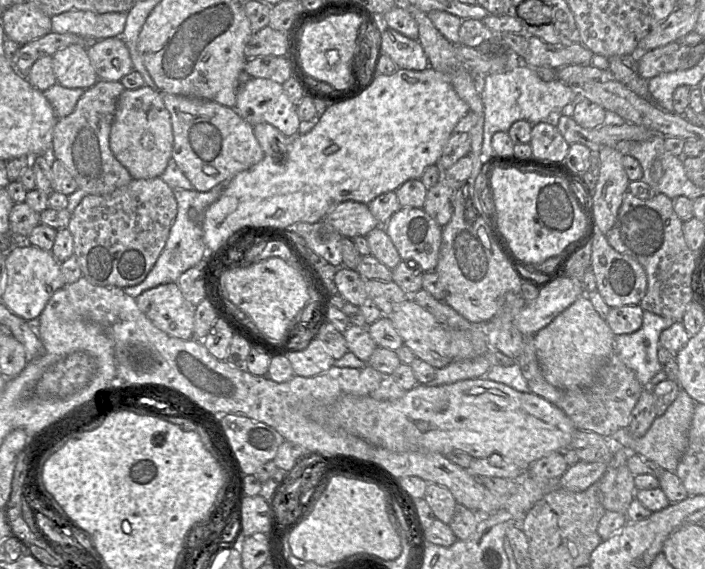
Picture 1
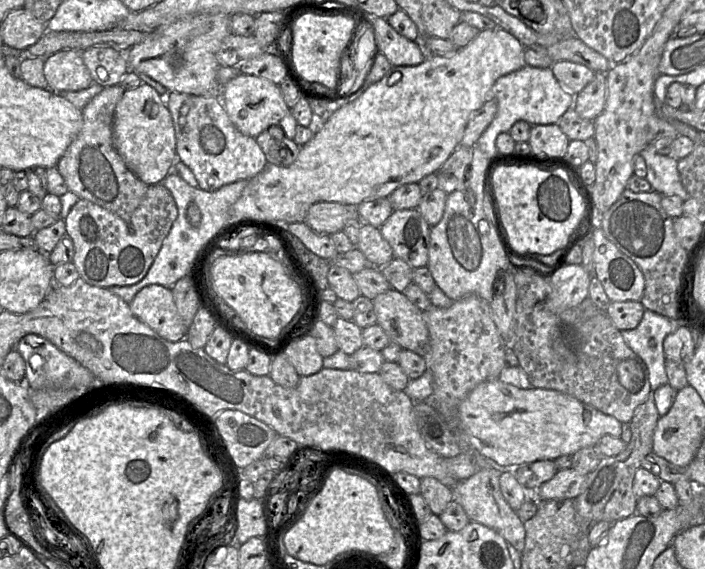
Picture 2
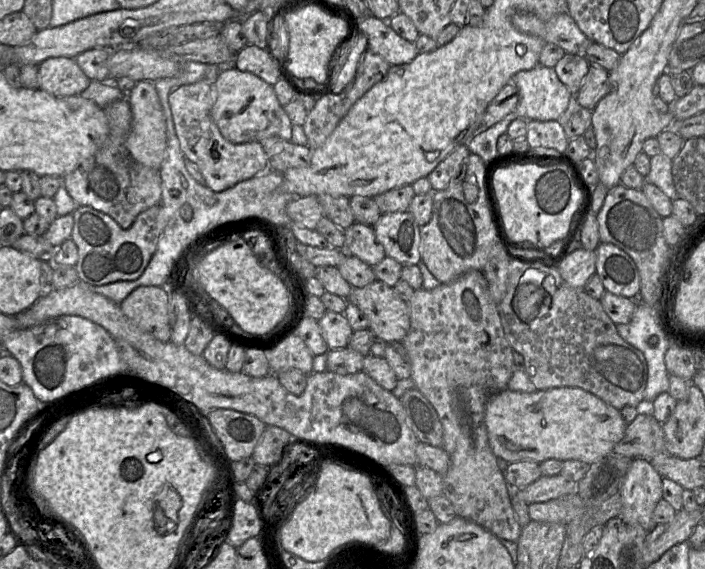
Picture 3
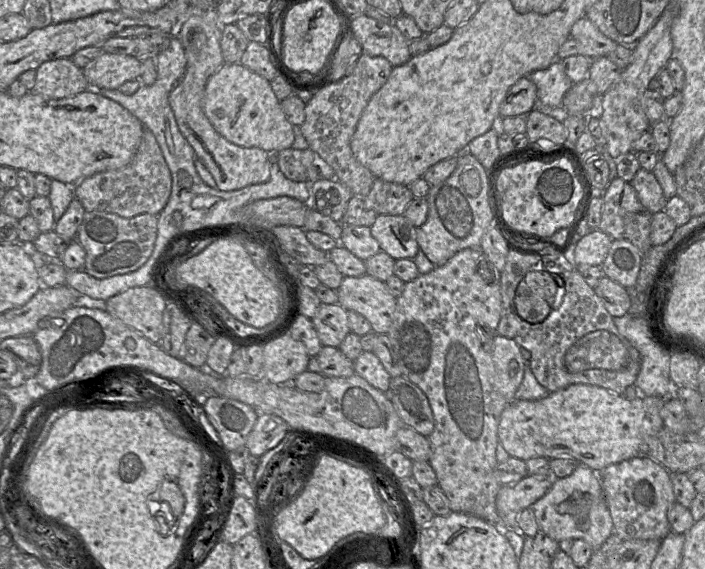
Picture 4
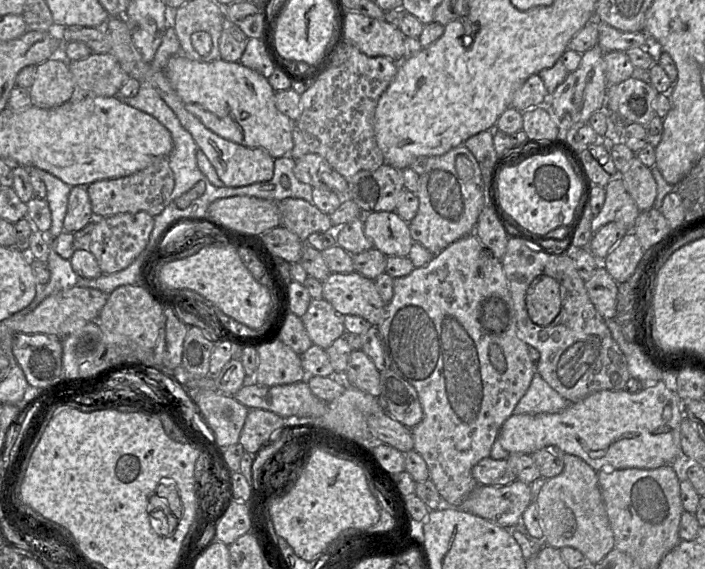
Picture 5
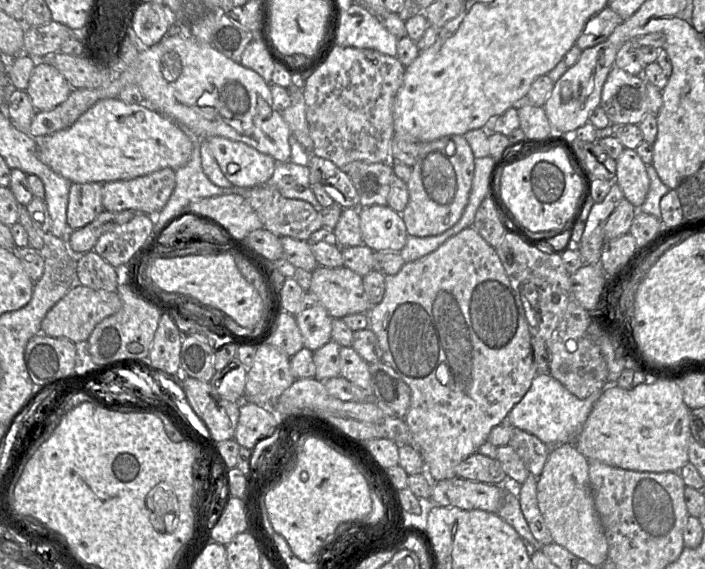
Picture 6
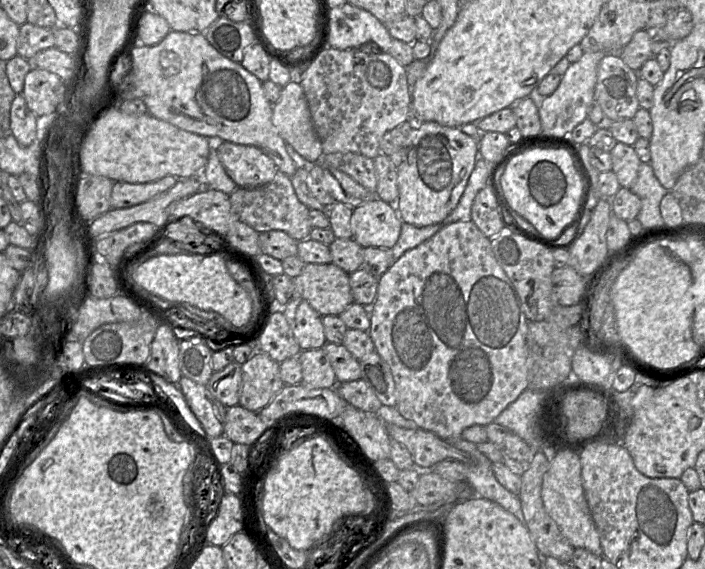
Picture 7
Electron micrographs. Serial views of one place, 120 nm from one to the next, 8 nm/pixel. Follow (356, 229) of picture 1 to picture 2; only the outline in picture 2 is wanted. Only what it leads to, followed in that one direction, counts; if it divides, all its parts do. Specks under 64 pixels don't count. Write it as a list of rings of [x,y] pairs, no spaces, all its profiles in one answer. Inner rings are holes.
[[[317,202],[309,208],[304,223],[319,234],[331,235],[342,231],[347,221],[353,219],[359,219],[356,206]]]

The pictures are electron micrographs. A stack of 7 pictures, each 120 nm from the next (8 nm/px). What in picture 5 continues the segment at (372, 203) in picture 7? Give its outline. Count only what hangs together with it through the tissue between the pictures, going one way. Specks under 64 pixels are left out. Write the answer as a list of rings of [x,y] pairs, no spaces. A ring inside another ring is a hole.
[[[395,211],[363,214],[364,234],[386,257],[407,257],[413,245],[409,225]]]

